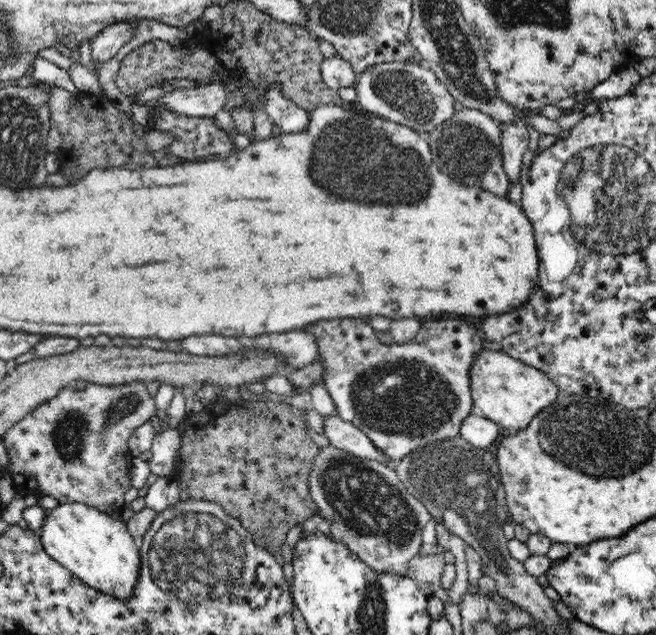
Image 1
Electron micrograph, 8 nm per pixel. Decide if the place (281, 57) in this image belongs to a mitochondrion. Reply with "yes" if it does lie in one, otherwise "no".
no

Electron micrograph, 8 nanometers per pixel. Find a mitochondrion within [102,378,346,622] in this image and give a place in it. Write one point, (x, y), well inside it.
(193, 555)

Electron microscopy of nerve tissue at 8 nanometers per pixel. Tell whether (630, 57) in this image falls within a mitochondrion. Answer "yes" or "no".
no

